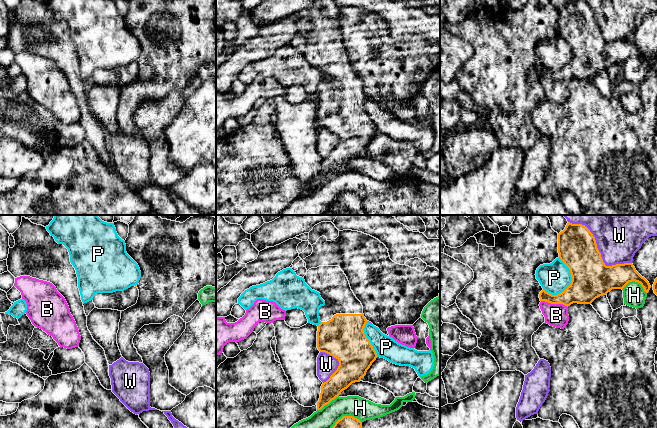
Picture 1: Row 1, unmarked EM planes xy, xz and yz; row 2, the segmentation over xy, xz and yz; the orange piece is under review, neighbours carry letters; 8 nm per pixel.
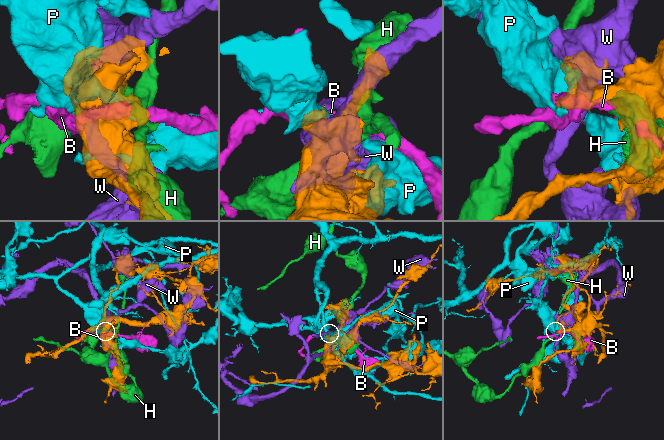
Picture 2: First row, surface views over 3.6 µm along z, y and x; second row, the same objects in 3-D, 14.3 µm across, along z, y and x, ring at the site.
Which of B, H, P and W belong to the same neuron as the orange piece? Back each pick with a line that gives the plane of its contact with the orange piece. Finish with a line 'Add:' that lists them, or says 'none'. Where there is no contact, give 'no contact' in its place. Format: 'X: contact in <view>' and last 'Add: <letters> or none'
Add: none

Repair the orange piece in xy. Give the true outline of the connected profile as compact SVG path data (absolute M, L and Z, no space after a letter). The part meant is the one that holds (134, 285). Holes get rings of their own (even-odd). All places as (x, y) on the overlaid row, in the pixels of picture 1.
M136 285L124 291L113 293L97 293L93 297L93 303L98 309L112 309L124 311L135 305L139 297L139 290Z

